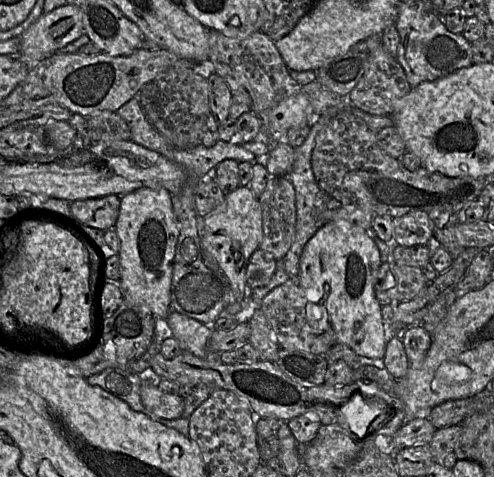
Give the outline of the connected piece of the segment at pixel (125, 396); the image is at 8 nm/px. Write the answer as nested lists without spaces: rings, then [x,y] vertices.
[[[118,367],[107,368],[86,378],[88,384],[99,386],[114,396],[126,402],[129,407],[138,412],[146,412],[141,397],[140,374]]]

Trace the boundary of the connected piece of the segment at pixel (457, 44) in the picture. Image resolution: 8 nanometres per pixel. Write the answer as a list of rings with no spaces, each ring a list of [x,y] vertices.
[[[401,2],[395,24],[400,35],[397,60],[405,70],[407,80],[411,87],[416,87],[424,81],[434,81],[445,77],[472,64],[470,42],[462,34],[450,32],[446,28],[443,18],[434,11],[425,10],[422,4]]]

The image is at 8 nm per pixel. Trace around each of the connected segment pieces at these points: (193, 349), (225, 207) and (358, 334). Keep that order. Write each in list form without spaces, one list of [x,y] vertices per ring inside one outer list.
[[[171,310],[165,319],[172,336],[178,341],[182,351],[187,351],[199,358],[218,356],[220,353],[211,353],[208,349],[208,341],[212,329],[195,319]]]
[[[239,186],[229,194],[212,212],[203,218],[200,243],[202,250],[210,253],[229,280],[235,301],[251,297],[251,287],[246,283],[246,268],[251,254],[263,239],[262,211],[259,199],[248,186]]]
[[[346,221],[322,225],[305,245],[299,261],[298,284],[310,302],[327,310],[336,341],[368,358],[383,358],[386,350],[382,305],[375,297],[381,264],[373,232]]]

